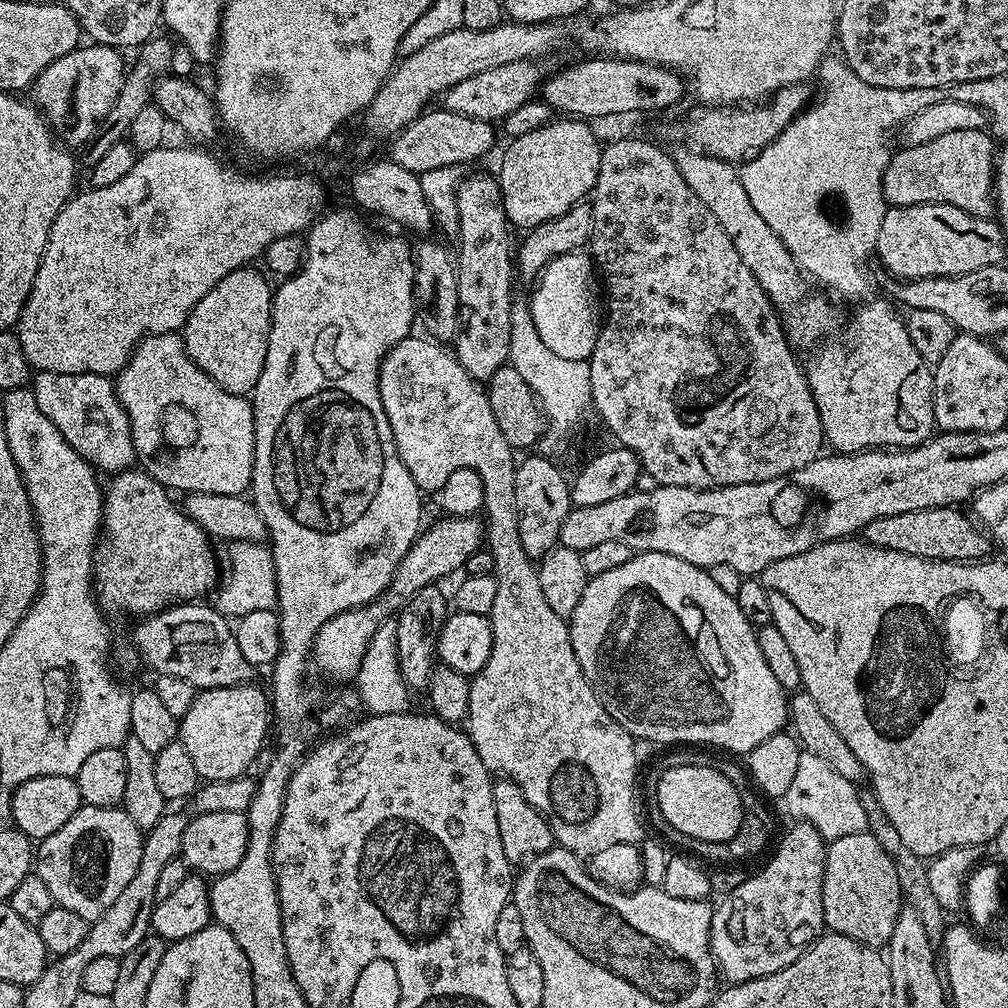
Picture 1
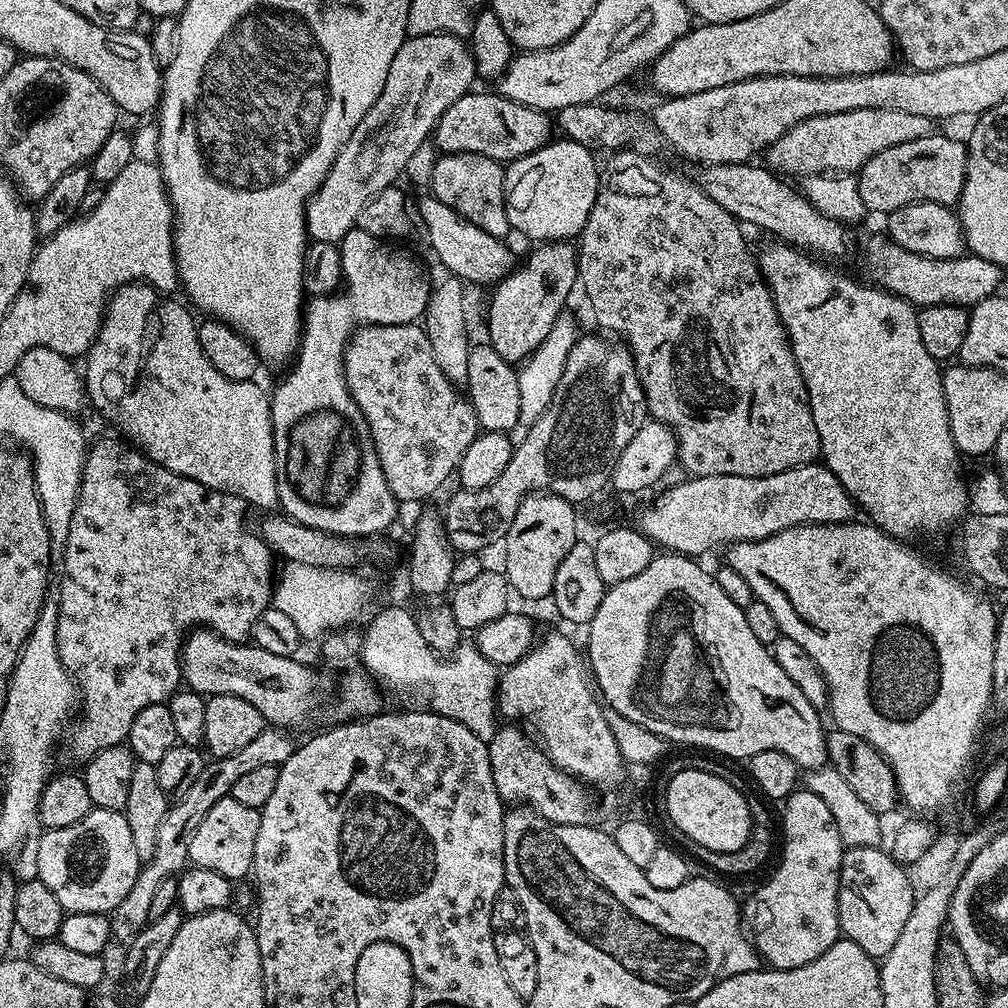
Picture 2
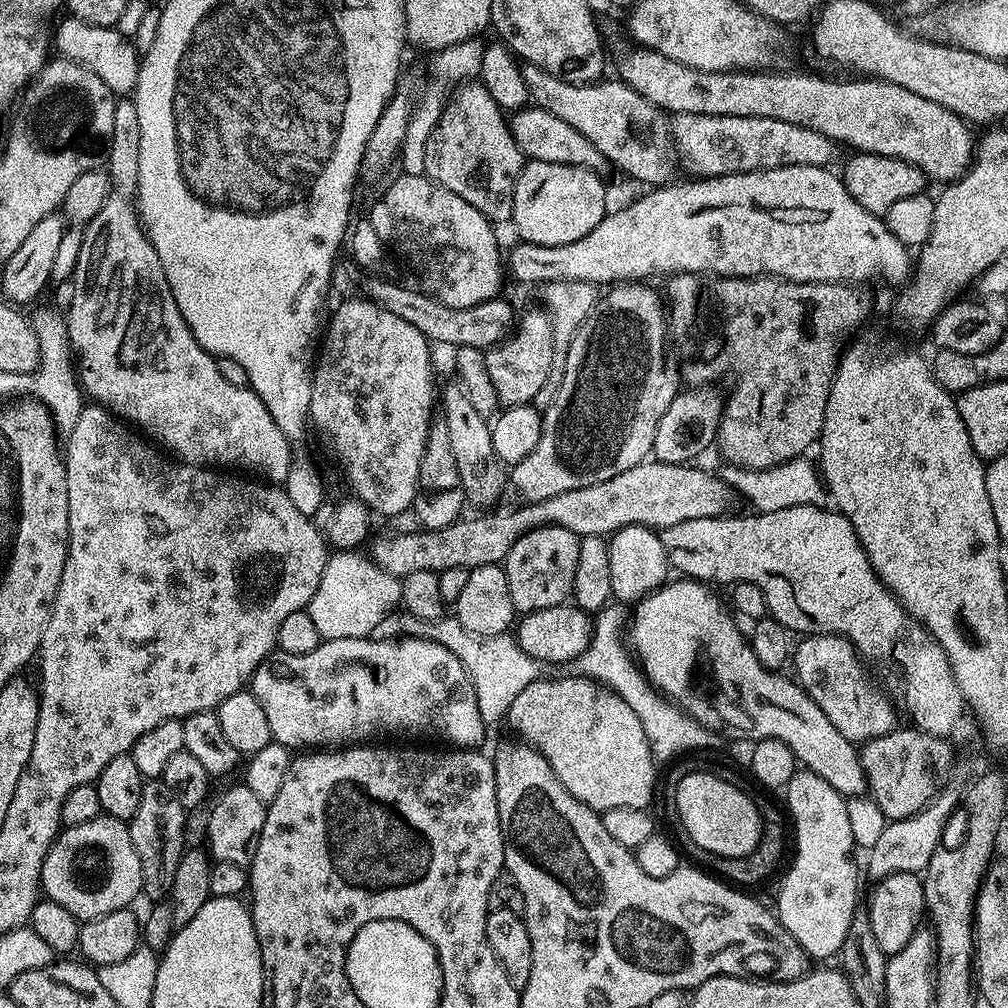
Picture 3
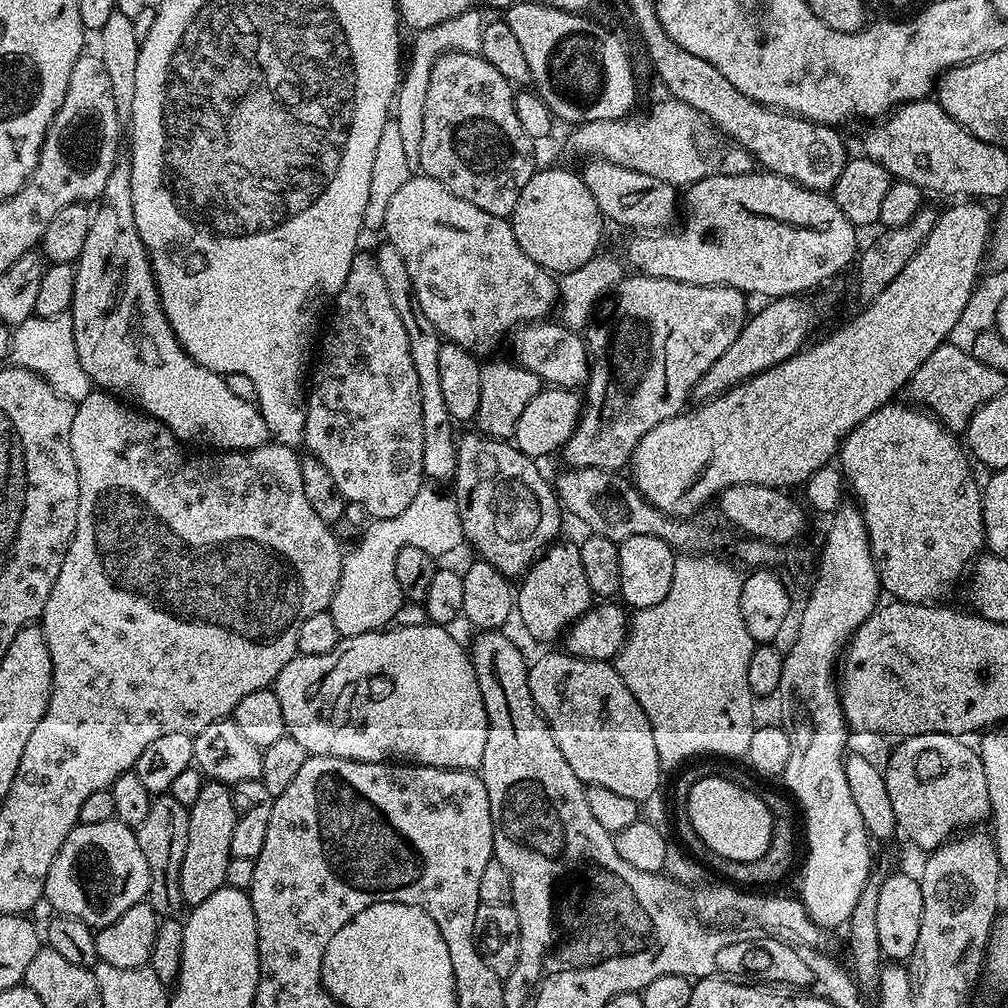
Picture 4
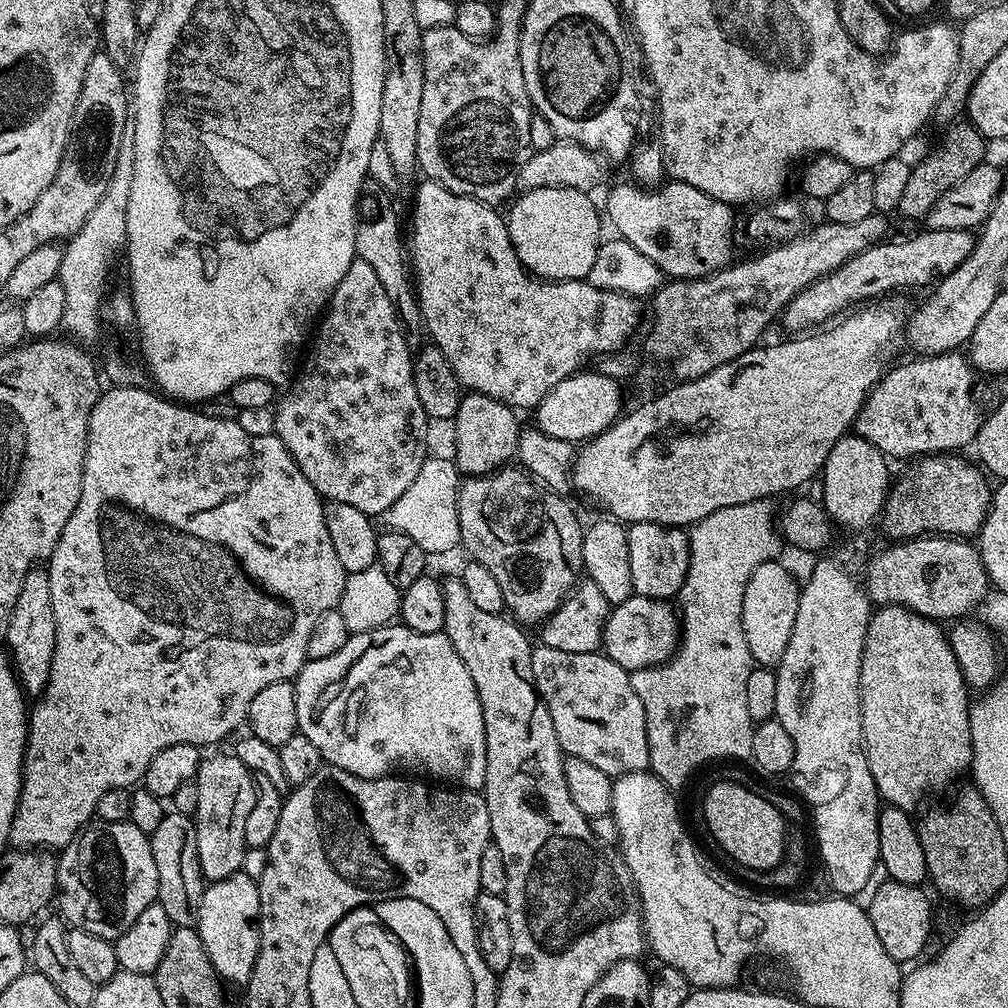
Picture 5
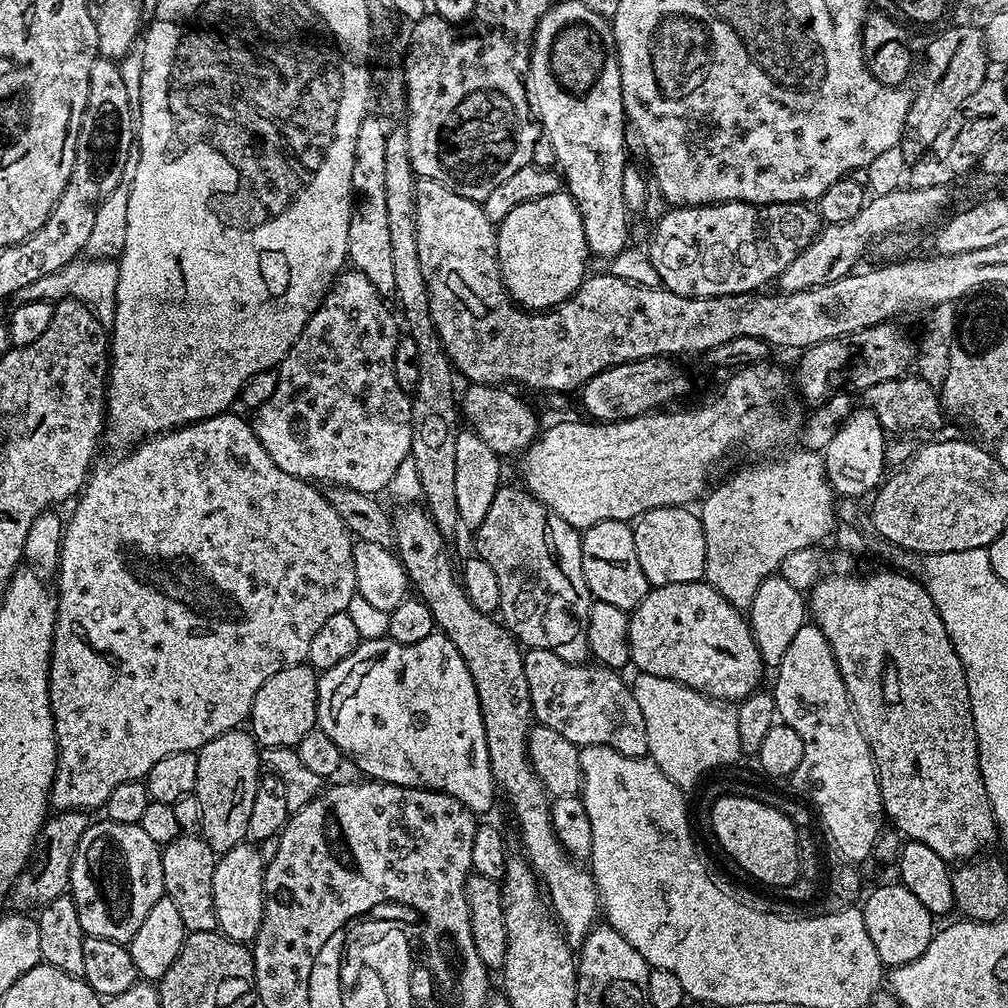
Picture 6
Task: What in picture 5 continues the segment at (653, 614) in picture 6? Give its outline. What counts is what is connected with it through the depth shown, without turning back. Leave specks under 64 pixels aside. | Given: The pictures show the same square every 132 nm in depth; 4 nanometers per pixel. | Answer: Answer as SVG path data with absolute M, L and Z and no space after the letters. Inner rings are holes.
M634 594L609 611L602 651L631 674L665 664L676 653L679 638L678 612L669 601L651 600Z

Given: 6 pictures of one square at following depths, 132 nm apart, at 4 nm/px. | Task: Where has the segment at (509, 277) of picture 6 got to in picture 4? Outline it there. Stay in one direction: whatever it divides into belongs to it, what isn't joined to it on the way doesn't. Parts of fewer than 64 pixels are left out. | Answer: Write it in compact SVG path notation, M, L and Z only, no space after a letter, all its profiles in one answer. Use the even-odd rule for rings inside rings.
M544 168L533 171L530 182L522 186L518 202L510 217L518 246L538 266L553 274L578 270L601 251L600 235L606 221L600 215L598 202L586 186L583 175L567 172L564 168Z

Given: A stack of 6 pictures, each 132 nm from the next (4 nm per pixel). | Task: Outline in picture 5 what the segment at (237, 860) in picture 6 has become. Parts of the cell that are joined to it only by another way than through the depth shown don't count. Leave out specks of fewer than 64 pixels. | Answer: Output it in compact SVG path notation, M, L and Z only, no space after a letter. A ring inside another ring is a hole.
M241 871L230 878L211 881L202 894L195 929L221 981L247 985L260 945L259 883Z

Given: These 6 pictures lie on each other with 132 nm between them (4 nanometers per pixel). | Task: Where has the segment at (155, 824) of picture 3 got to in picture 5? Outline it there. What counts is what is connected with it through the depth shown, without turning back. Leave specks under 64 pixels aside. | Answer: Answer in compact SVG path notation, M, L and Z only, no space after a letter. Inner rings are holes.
M169 811L158 822L158 830L150 834L154 866L158 866L158 890L156 899L166 910L173 926L178 928L195 928L198 922L198 910L206 881L198 866L198 838L196 822L193 817L183 816L181 812Z

